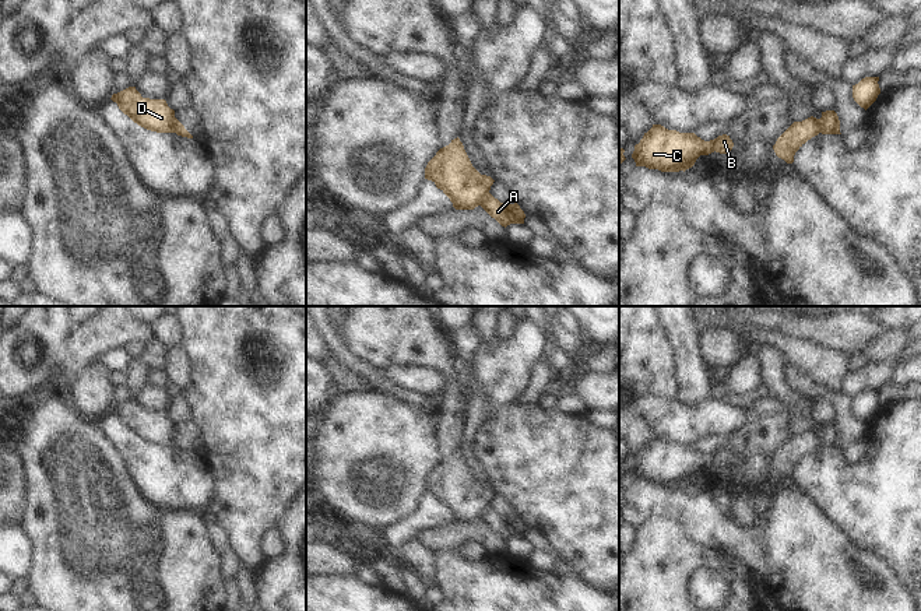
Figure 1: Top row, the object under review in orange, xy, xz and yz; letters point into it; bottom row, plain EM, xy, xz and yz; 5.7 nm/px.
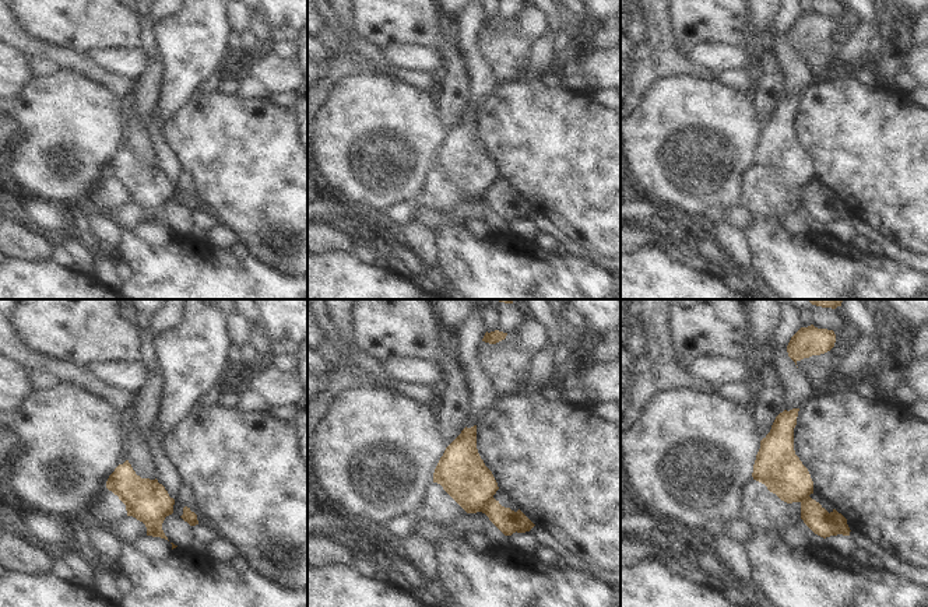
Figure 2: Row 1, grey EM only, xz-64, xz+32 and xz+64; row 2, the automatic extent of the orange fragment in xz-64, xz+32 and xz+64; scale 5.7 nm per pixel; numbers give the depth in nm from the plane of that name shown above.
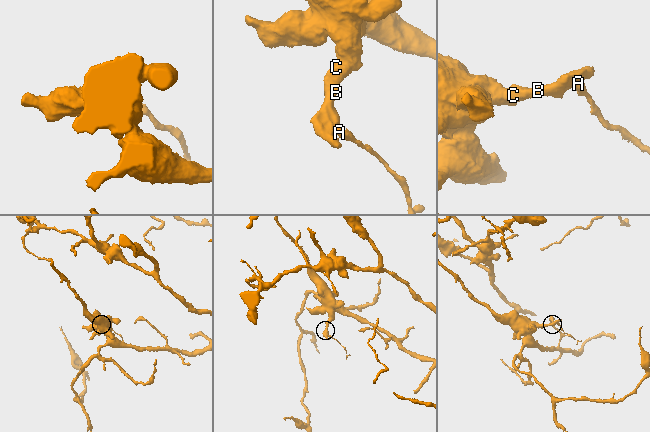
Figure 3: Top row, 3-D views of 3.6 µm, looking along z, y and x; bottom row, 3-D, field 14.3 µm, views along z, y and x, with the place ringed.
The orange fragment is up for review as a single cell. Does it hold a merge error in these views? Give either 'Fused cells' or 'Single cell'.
Fused cells.

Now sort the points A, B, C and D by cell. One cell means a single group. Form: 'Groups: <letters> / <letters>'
Groups: A / B C D.

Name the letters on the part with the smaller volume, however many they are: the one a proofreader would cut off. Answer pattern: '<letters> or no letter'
A

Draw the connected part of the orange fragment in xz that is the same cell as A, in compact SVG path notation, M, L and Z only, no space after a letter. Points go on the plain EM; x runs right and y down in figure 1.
M489 506L481 520L505 541L510 537L524 537L525 527L517 516L500 516Z

